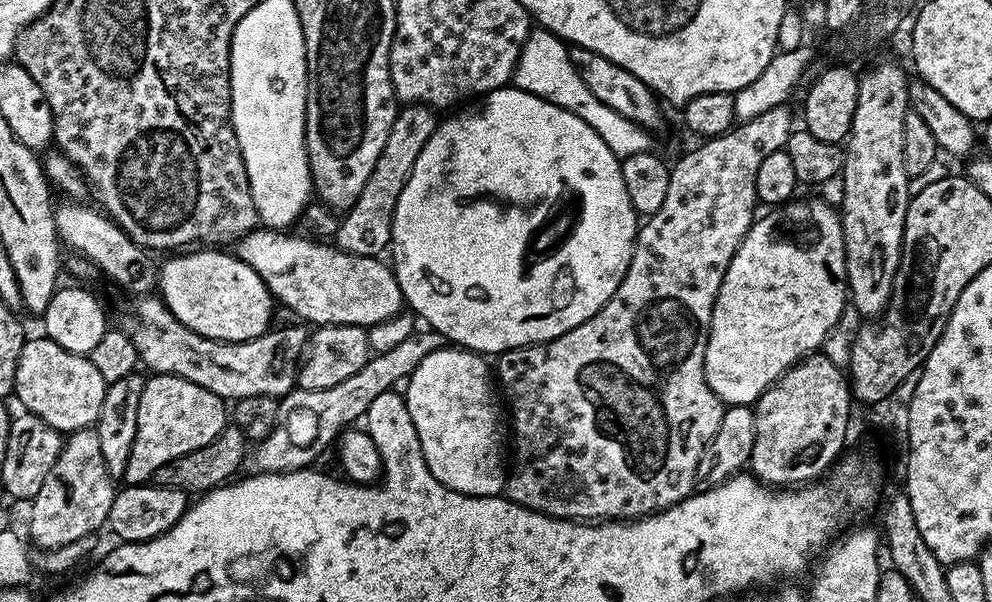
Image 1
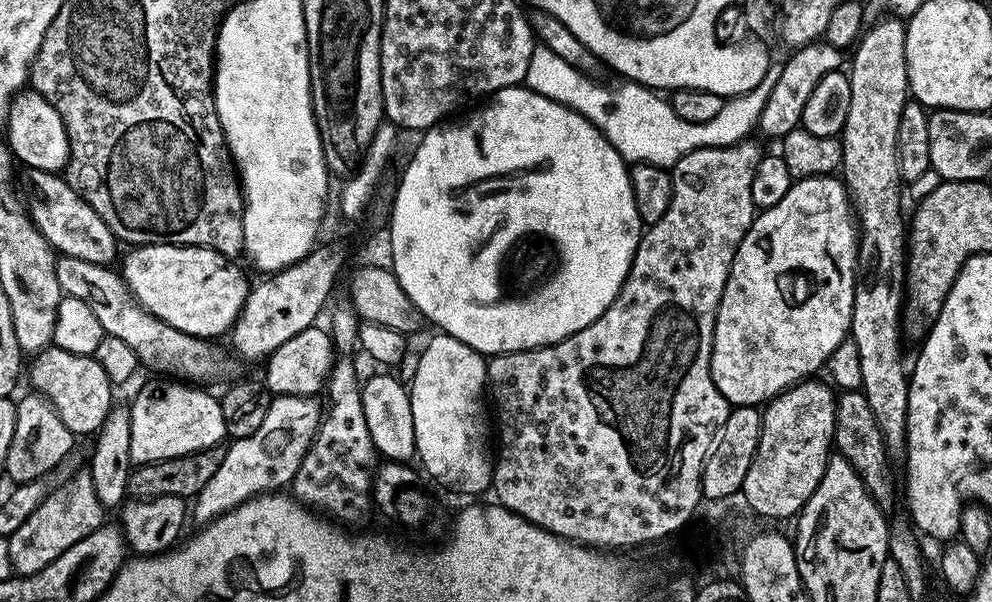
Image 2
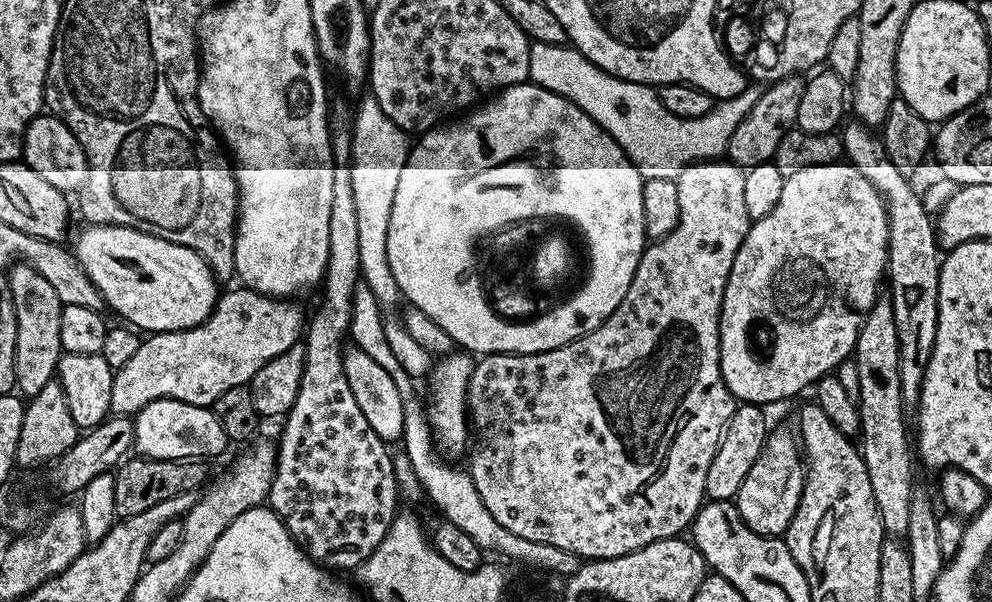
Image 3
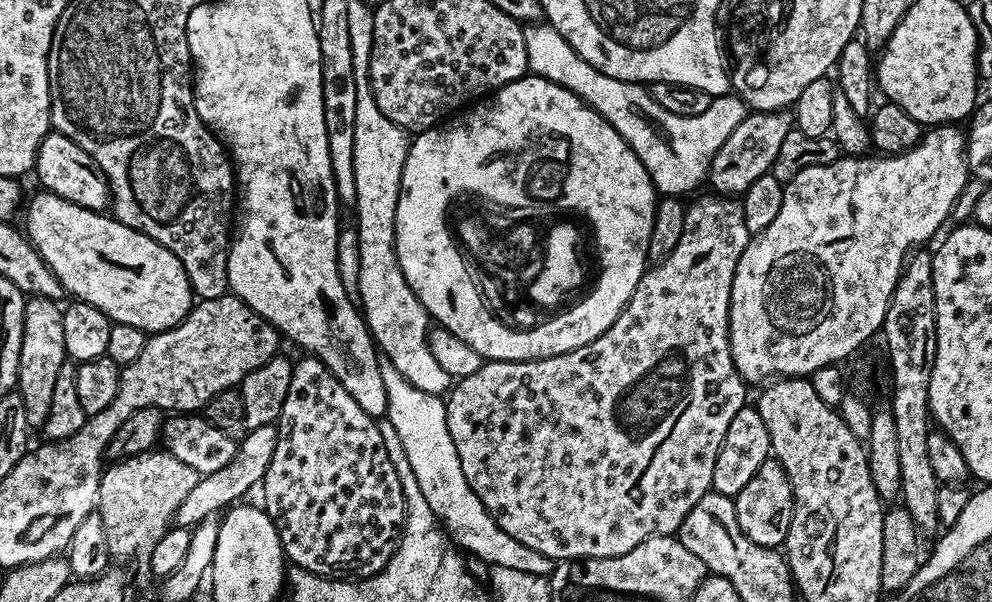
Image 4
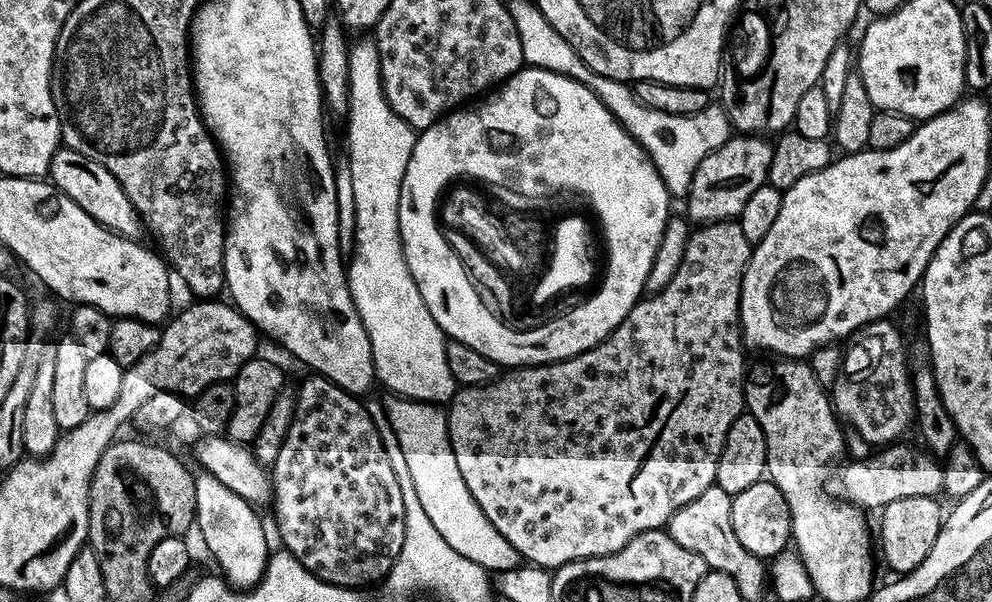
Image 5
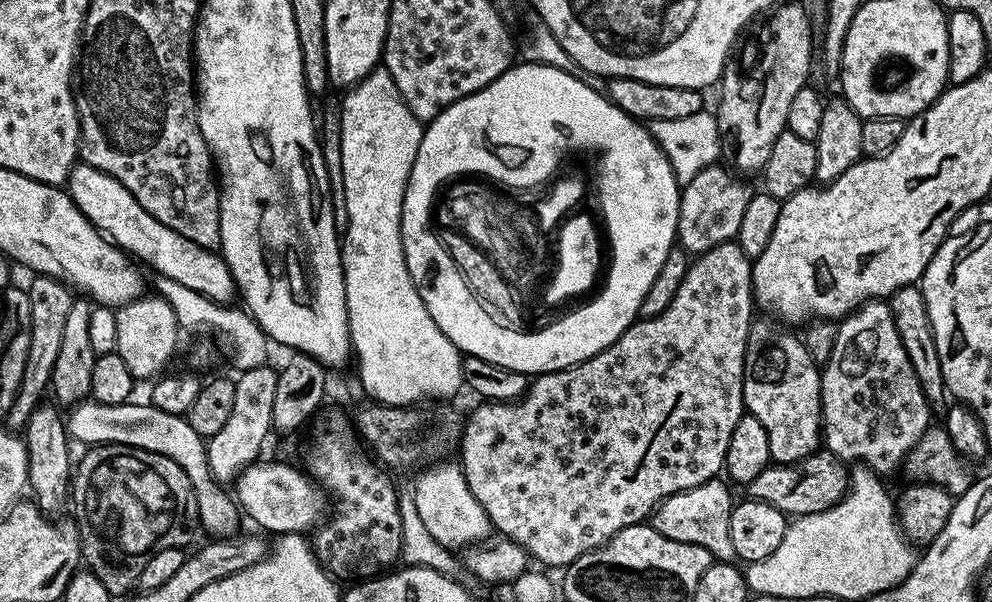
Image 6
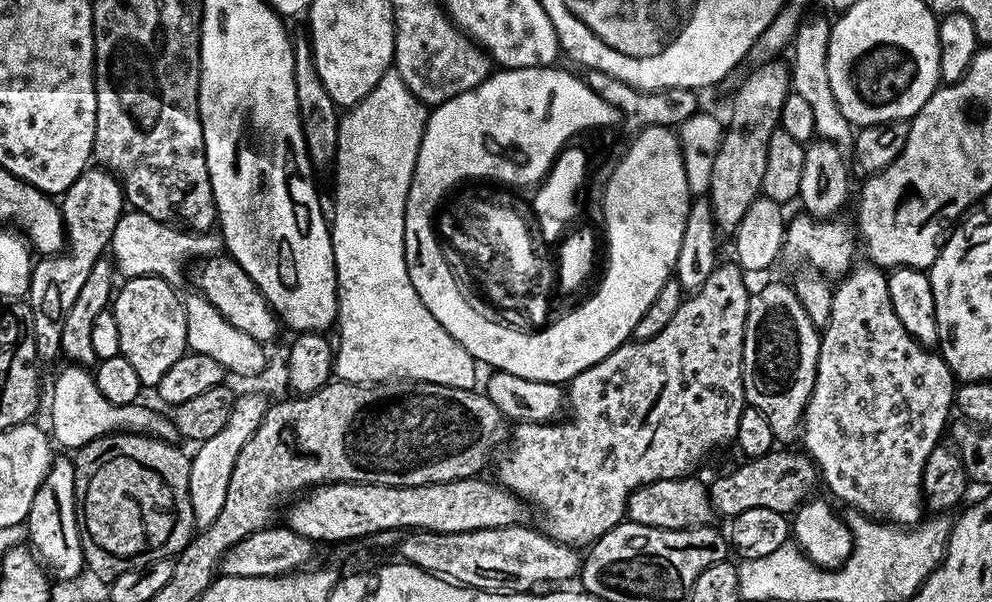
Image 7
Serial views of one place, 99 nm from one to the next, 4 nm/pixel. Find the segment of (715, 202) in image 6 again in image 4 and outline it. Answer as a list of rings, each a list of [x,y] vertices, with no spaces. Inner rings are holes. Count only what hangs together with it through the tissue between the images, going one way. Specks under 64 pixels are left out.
[[[780,109],[774,112],[751,111],[734,128],[730,137],[722,144],[714,156],[709,168],[708,182],[719,195],[738,196],[749,188],[752,182],[767,175],[772,168],[775,155],[786,135],[793,131],[795,113],[791,109]]]

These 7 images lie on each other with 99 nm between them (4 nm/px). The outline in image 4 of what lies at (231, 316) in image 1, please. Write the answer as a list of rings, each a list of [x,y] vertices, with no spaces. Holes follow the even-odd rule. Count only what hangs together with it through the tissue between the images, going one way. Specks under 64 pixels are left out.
[[[47,190],[37,193],[28,204],[22,228],[38,254],[50,266],[58,282],[62,282],[69,297],[87,300],[98,306],[98,310],[102,310],[102,314],[106,314],[115,323],[138,326],[146,334],[165,332],[188,317],[188,311],[194,303],[194,293],[182,262],[178,262],[176,255],[166,250],[166,246],[103,211],[91,212],[88,208],[63,200],[61,196]]]

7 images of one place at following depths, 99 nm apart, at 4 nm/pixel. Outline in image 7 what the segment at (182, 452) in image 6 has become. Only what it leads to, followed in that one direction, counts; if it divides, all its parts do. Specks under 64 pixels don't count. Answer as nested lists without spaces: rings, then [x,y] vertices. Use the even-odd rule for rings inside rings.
[[[64,366],[52,384],[52,428],[50,436],[57,445],[79,450],[100,436],[111,436],[114,432],[134,432],[157,438],[176,436],[171,419],[152,408],[140,408],[139,403],[115,404],[102,398],[96,377],[91,371],[78,366]],[[60,443],[60,444],[59,444]]]

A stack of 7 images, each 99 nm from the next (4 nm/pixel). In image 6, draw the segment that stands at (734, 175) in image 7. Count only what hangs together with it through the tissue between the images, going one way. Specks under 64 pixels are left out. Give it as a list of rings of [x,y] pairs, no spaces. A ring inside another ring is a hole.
[[[800,14],[797,20],[792,20],[789,24],[770,25],[764,32],[764,49],[760,52],[760,61],[757,62],[756,69],[745,80],[725,86],[720,109],[715,109],[714,115],[720,131],[723,159],[737,173],[759,173],[764,169],[766,158],[770,158],[774,138],[778,138],[778,134],[787,129],[790,101],[798,95],[798,90],[802,90],[809,83],[808,75],[812,72],[812,27],[813,21],[804,14]]]

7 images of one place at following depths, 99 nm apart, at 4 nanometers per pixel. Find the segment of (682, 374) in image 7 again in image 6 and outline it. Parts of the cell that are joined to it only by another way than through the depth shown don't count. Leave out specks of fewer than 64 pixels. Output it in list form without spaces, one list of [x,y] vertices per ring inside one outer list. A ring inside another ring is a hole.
[[[736,242],[720,244],[714,246],[713,249],[706,250],[704,253],[697,255],[689,263],[686,278],[682,282],[682,286],[678,286],[678,294],[674,294],[674,302],[670,302],[670,306],[666,306],[666,310],[662,310],[662,314],[658,314],[654,318],[637,319],[613,344],[606,346],[606,350],[594,354],[589,360],[582,361],[581,364],[576,364],[572,368],[563,368],[557,372],[541,372],[539,376],[529,383],[528,391],[520,399],[511,402],[480,402],[480,405],[469,416],[466,416],[464,420],[464,433],[460,436],[458,445],[458,463],[464,470],[464,477],[474,494],[474,498],[482,506],[482,510],[486,510],[493,529],[501,537],[512,540],[514,543],[522,546],[533,561],[541,560],[542,563],[549,564],[550,567],[560,570],[569,564],[573,564],[582,554],[593,552],[595,548],[600,548],[603,544],[607,544],[611,536],[617,536],[626,526],[645,523],[651,517],[656,505],[660,501],[665,500],[667,496],[673,496],[682,490],[690,490],[694,486],[704,484],[707,480],[717,479],[725,471],[724,459],[726,458],[726,450],[730,446],[730,434],[734,434],[734,426],[738,426],[738,418],[745,415],[746,412],[744,406],[744,355],[746,354],[746,346],[748,345],[750,326],[754,319],[754,313],[752,313],[752,308],[754,309],[752,265],[753,261],[740,249],[739,243]]]

